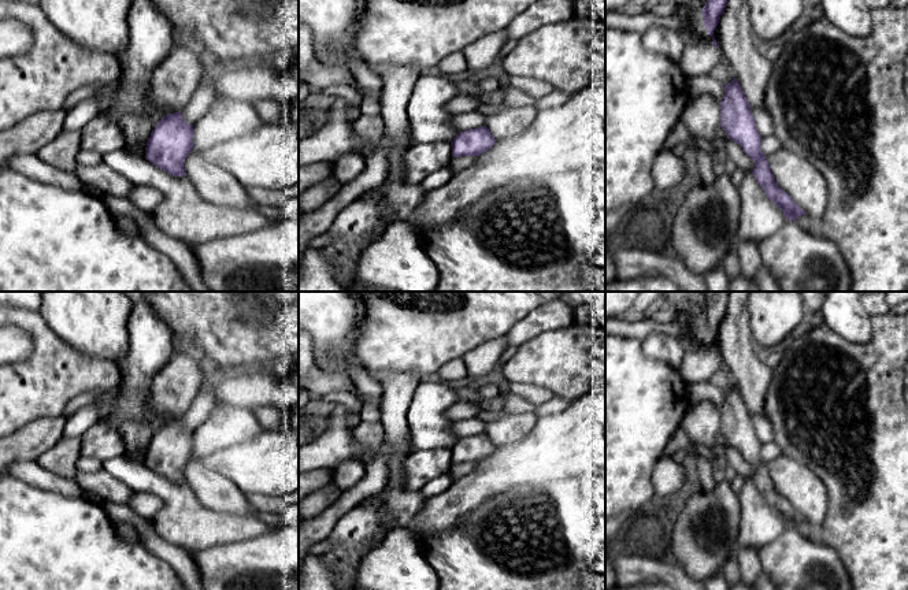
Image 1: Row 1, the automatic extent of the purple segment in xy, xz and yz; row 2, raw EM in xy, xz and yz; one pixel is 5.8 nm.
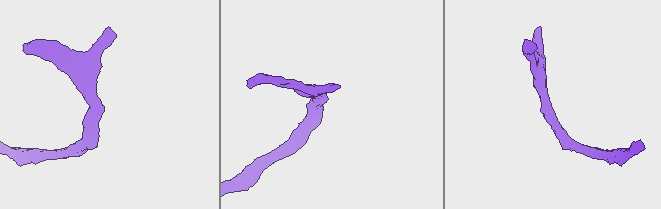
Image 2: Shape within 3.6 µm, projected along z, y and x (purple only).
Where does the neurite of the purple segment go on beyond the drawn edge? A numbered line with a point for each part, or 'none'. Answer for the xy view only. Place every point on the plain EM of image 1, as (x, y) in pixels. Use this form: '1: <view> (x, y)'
1: xy (215, 492)

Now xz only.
1: xz (511, 427)

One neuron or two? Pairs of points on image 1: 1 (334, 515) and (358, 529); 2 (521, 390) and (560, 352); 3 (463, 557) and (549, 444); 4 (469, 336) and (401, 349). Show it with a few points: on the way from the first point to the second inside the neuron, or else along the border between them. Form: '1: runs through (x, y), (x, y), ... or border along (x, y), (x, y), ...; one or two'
1: border along (362, 501), (337, 522), (326, 538); two
2: border along (511, 381), (538, 385), (553, 394); two
3: border along (534, 488), (512, 488), (493, 494), (485, 501); two
4: runs through (452, 336), (418, 336); one

